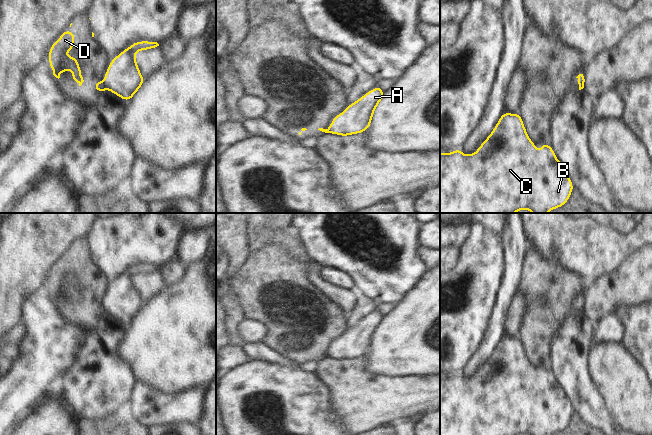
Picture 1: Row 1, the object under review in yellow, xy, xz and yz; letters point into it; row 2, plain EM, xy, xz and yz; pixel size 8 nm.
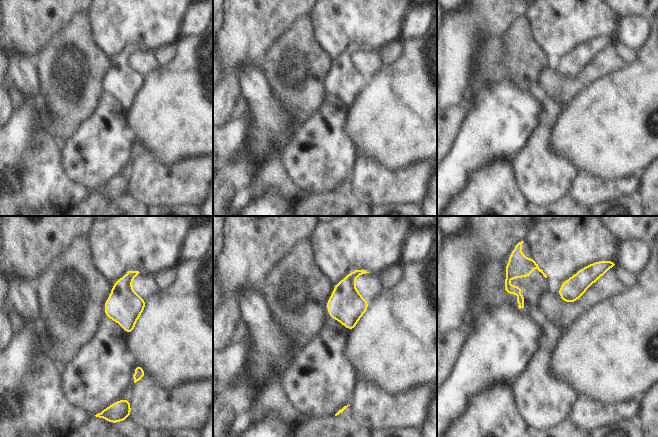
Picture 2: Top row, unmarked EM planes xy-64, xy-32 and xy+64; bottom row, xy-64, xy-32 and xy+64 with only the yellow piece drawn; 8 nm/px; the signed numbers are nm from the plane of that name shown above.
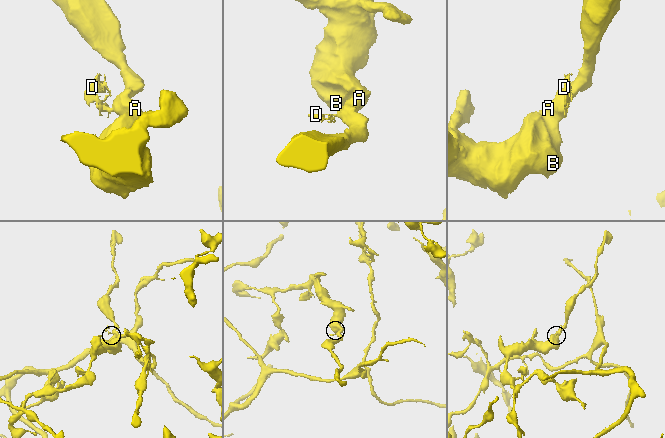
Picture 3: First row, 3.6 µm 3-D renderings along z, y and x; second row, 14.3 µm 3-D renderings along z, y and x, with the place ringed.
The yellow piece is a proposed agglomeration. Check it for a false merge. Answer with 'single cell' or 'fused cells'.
fused cells

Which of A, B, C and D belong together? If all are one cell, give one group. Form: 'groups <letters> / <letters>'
groups A B C / D

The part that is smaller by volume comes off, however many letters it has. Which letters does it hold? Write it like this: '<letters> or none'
D.

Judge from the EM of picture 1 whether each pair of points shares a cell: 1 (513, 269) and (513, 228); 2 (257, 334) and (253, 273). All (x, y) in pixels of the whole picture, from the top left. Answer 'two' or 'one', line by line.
1: one
2: two

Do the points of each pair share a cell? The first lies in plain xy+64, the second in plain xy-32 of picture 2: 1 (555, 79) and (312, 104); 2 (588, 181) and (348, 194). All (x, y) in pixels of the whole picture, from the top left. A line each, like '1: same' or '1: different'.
1: different
2: different

